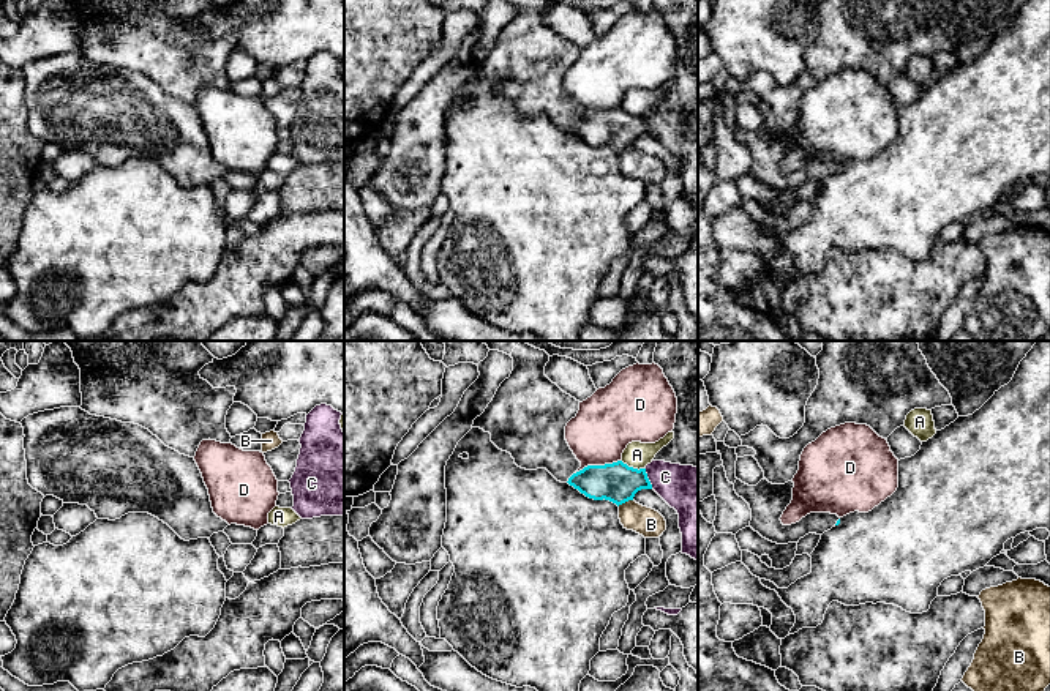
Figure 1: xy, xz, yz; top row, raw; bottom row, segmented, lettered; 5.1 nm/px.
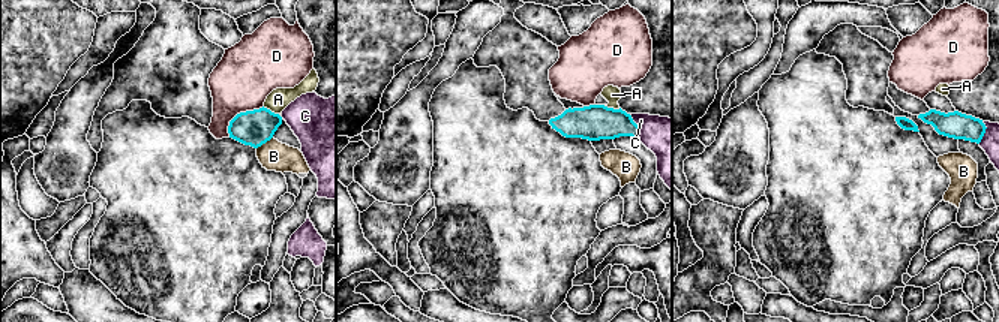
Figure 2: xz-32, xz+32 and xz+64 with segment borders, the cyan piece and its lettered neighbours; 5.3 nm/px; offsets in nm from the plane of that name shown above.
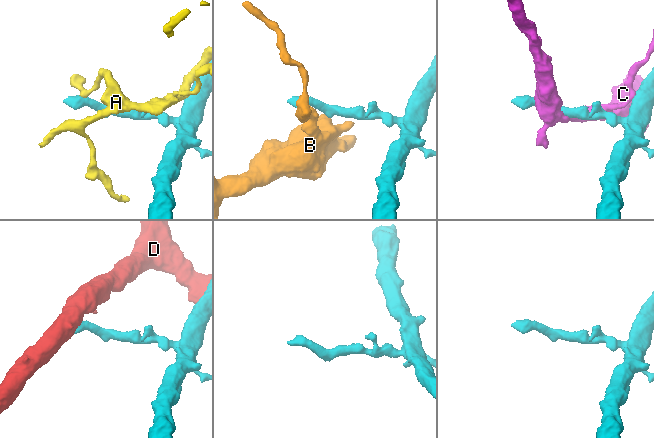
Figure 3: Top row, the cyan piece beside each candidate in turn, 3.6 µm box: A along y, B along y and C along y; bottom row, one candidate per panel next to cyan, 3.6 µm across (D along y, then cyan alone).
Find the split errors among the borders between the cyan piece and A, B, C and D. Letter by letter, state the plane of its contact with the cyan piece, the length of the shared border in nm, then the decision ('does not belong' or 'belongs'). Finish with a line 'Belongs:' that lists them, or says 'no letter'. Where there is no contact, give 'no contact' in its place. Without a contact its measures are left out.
A: meets cyan in xz; contact 140 nm long; does not belong
B: meets cyan in xz; contact 90 nm long; does not belong
C: meets cyan in xz; contact 110 nm long; does not belong
D: meets cyan in xz; contact 240 nm long; does not belong
Belongs: no letter

